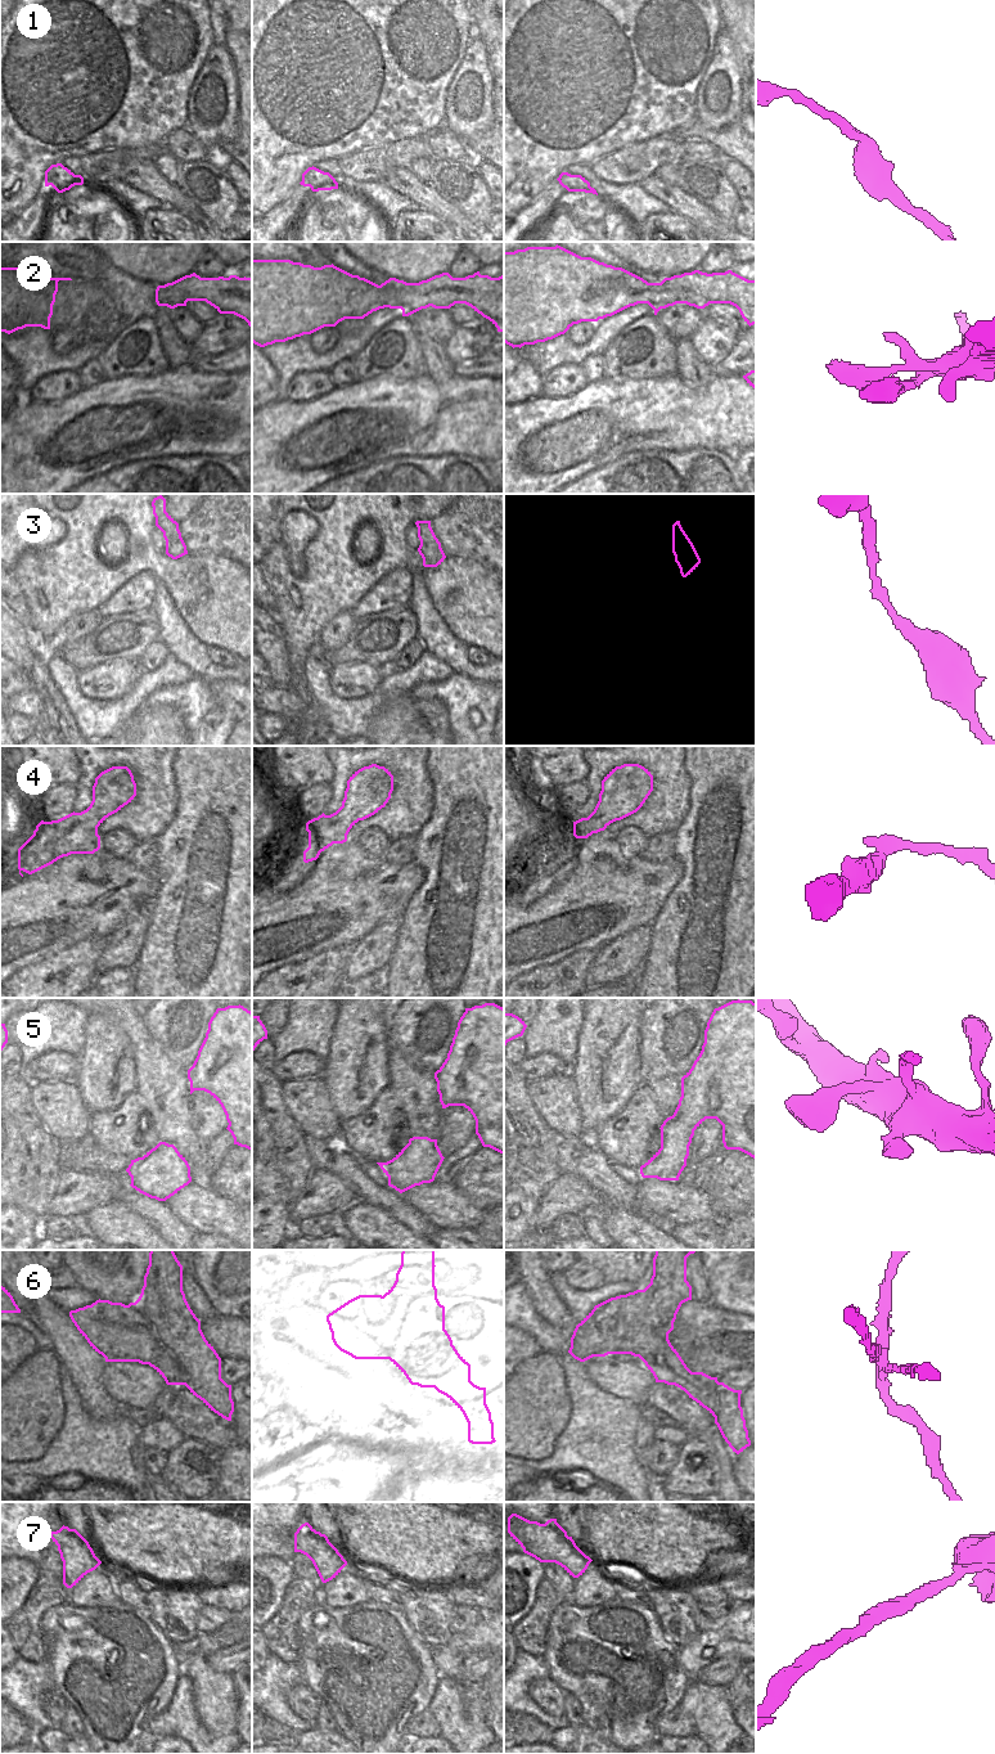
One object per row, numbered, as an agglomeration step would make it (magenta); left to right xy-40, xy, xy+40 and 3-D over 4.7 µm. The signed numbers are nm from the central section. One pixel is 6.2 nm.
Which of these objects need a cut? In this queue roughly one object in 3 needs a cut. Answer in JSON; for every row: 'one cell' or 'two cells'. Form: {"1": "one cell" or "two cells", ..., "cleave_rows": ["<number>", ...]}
{"1": "one cell", "2": "one cell", "3": "one cell", "4": "one cell", "5": "one cell", "6": "two cells", "7": "one cell", "cleave_rows": ["6"]}

